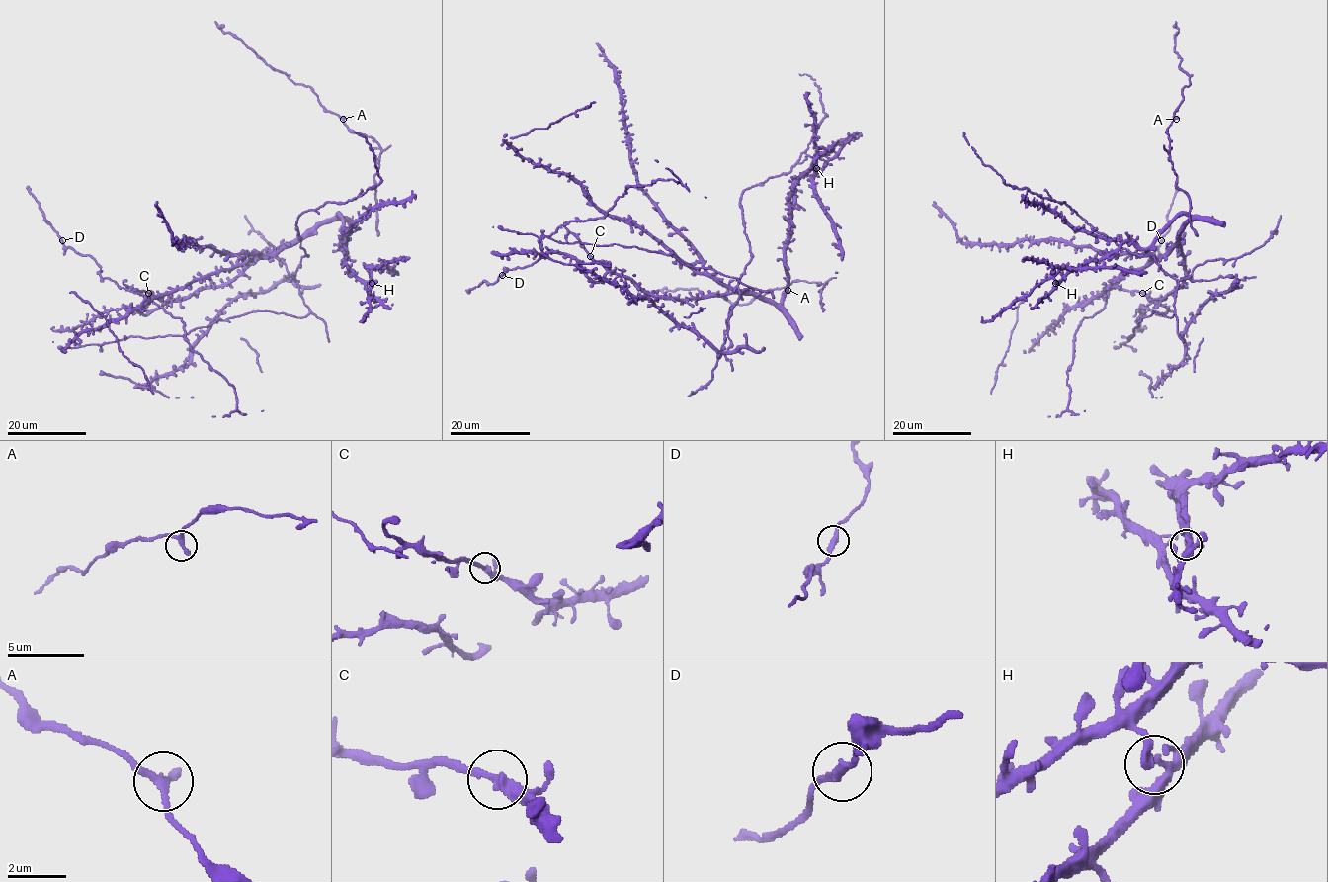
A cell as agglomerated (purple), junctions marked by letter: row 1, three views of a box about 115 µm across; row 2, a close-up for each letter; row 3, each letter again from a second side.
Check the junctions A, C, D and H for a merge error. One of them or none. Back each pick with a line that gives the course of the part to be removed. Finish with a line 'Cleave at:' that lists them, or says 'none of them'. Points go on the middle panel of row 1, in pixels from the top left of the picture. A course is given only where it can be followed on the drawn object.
Cleave at: none of them

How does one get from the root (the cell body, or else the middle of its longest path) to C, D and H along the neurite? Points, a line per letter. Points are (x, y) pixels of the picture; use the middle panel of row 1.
C: (794, 199), (785, 251), (788, 288), (778, 304), (742, 293), (685, 299), (649, 295), (590, 256)
D: (794, 199), (778, 304), (646, 294), (564, 224), (541, 236), (539, 259), (502, 275)
H: (794, 199), (789, 232), (789, 194), (804, 174), (816, 168)

